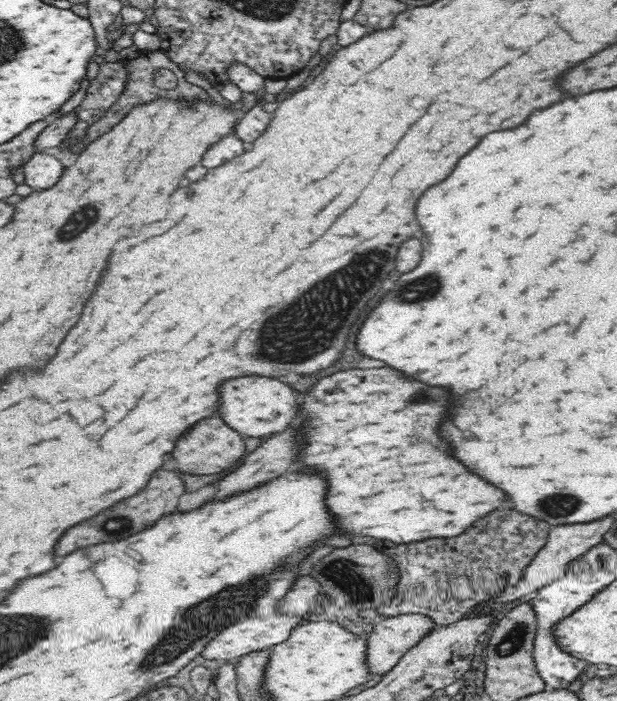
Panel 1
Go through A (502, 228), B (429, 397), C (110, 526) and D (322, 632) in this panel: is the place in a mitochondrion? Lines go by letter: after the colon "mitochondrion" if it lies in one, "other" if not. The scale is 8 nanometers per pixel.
A: other
B: mitochondrion
C: mitochondrion
D: other

